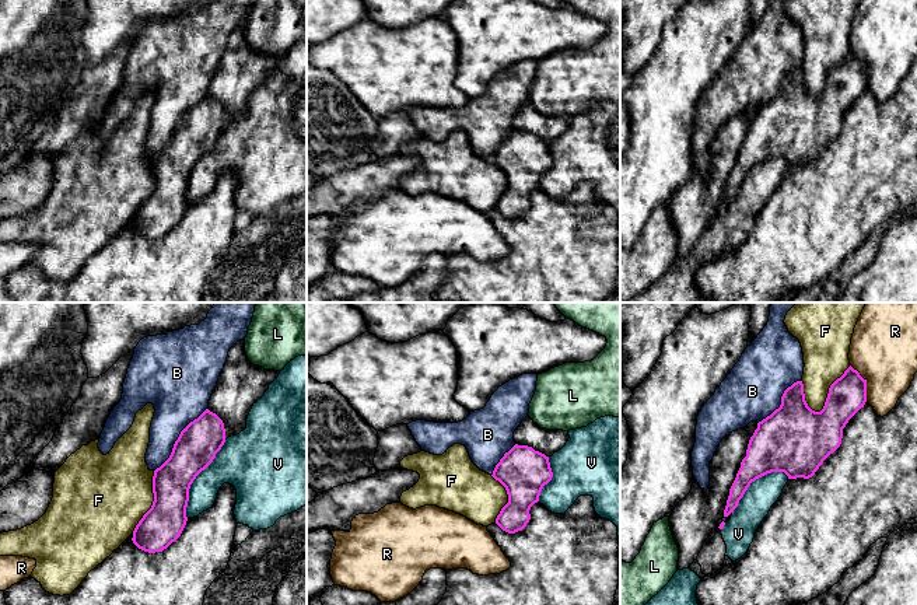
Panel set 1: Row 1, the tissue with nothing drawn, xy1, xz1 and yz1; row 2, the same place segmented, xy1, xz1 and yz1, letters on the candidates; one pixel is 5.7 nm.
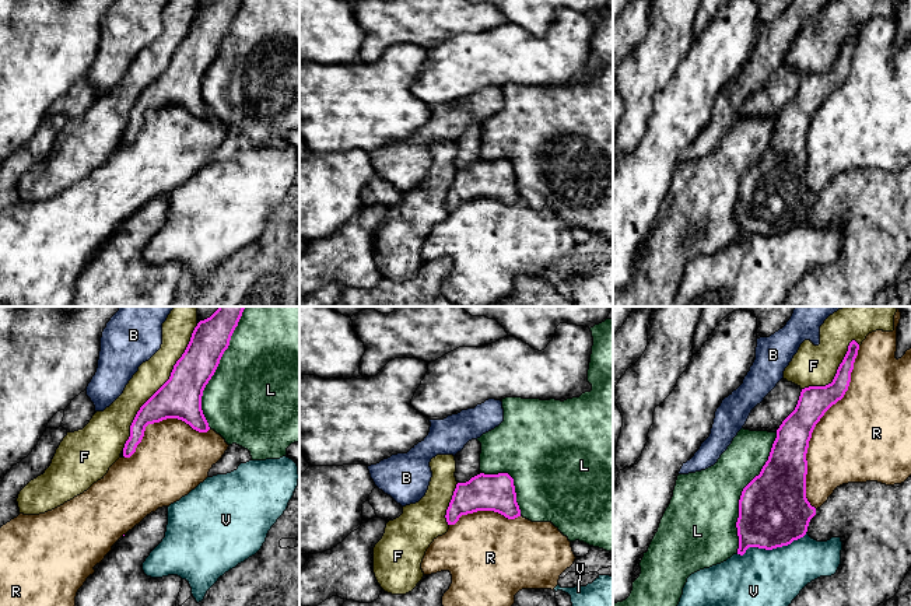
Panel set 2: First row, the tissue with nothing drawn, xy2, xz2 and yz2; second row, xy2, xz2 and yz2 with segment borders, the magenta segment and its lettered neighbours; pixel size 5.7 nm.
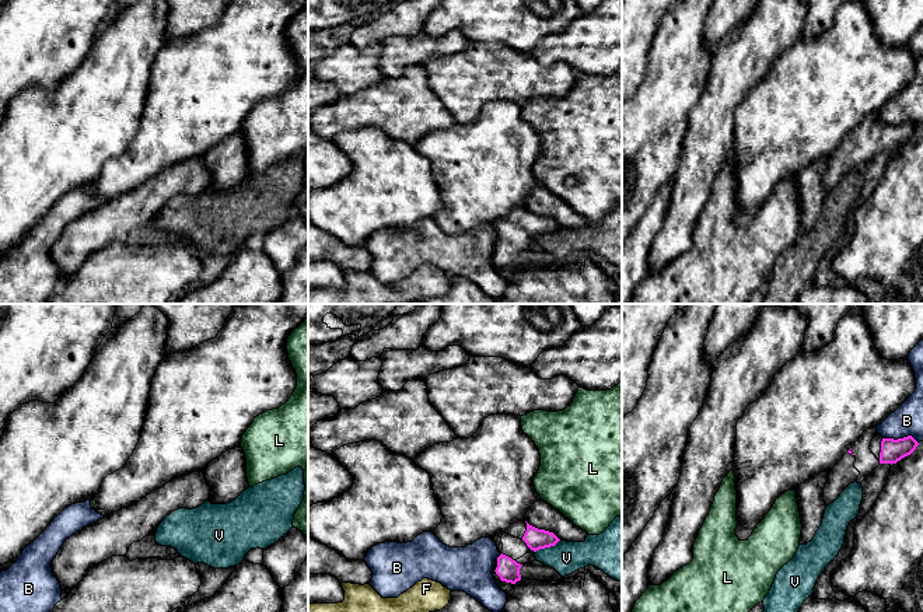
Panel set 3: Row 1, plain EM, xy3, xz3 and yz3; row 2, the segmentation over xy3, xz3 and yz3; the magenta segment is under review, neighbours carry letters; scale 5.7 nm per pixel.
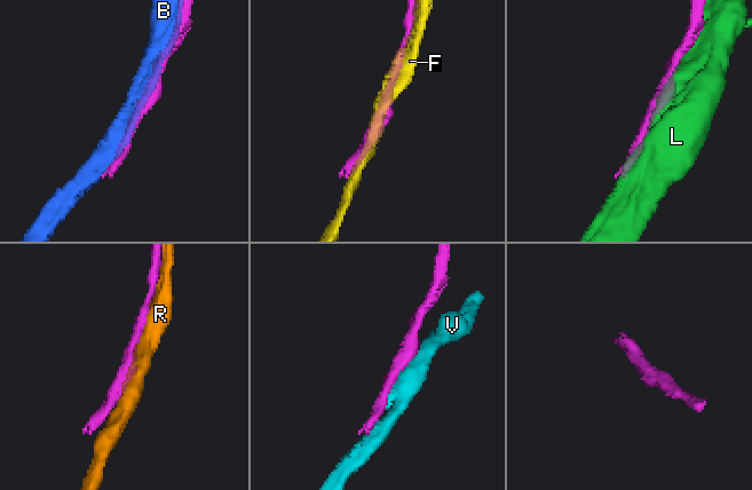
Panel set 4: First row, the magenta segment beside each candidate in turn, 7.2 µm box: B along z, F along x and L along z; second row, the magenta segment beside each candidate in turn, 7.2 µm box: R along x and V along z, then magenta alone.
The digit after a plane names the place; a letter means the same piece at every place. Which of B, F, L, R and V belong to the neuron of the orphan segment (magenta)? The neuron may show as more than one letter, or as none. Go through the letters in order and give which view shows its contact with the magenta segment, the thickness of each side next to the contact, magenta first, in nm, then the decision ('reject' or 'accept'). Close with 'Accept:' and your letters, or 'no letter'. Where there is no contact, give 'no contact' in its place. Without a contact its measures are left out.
B: meets magenta in xy1; 240 nm thick on the magenta side, 320 nm on the other; reject
F: meets magenta in xy2; 240 nm thick on the magenta side, 170 nm on the other; reject
L: meets magenta in yz2; 400 nm thick on the magenta side, 400 nm on the other; reject
R: meets magenta in yz2; 220 nm thick on the magenta side, 480 nm on the other; reject
V: meets magenta in xy1; 240 nm thick on the magenta side, 240 nm on the other; reject
Accept: no letter

